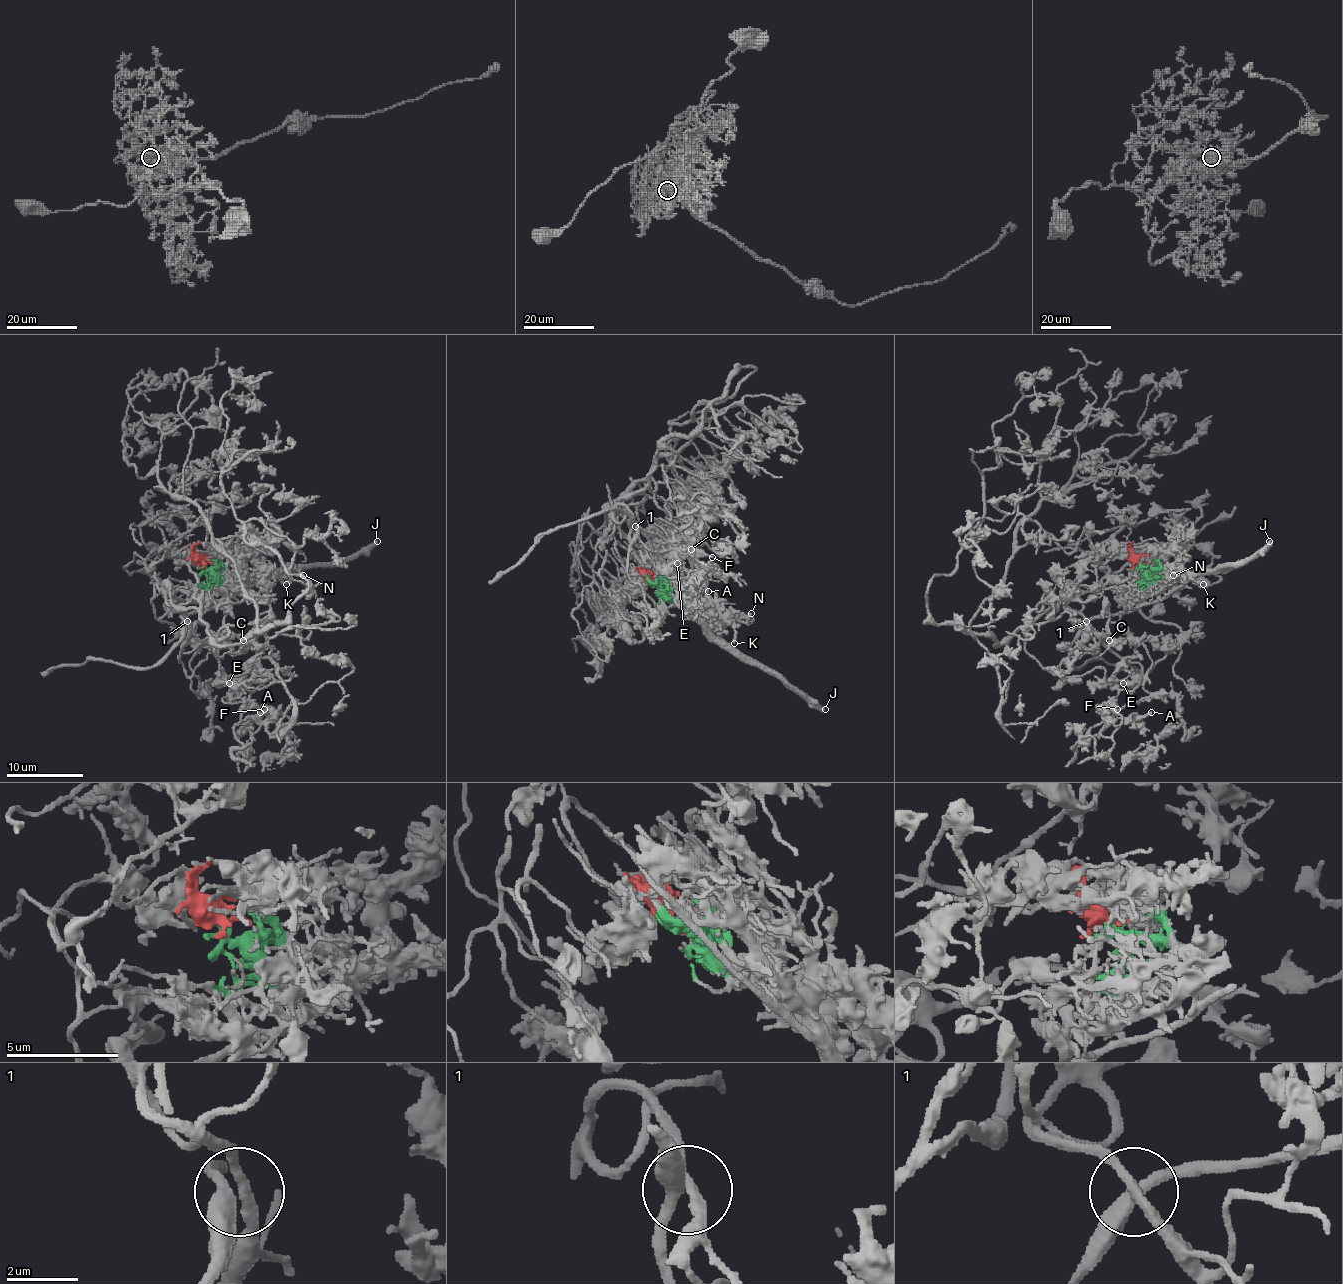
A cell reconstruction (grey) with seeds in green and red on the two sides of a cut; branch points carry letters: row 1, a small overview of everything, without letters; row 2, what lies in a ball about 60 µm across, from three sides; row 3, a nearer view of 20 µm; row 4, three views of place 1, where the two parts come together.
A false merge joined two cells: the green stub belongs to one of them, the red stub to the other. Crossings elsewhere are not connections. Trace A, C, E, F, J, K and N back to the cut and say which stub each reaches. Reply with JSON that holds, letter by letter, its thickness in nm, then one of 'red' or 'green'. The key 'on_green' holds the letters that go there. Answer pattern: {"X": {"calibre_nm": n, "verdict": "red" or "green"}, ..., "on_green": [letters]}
{"A": {"calibre_nm": 240, "verdict": "red"}, "C": {"calibre_nm": 110, "verdict": "red"}, "E": {"calibre_nm": 220, "verdict": "red"}, "F": {"calibre_nm": 100, "verdict": "red"}, "J": {"calibre_nm": 420, "verdict": "green"}, "K": {"calibre_nm": 240, "verdict": "green"}, "N": {"calibre_nm": 340, "verdict": "green"}, "on_green": ["J", "K", "N"]}

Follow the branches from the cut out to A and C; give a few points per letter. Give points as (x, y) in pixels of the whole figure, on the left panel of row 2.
A: (203, 564), (218, 667), (255, 667), (239, 711), (260, 711)
C: (203, 564), (195, 550), (199, 543), (228, 560), (230, 585), (207, 585), (226, 598), (224, 625), (243, 640)

